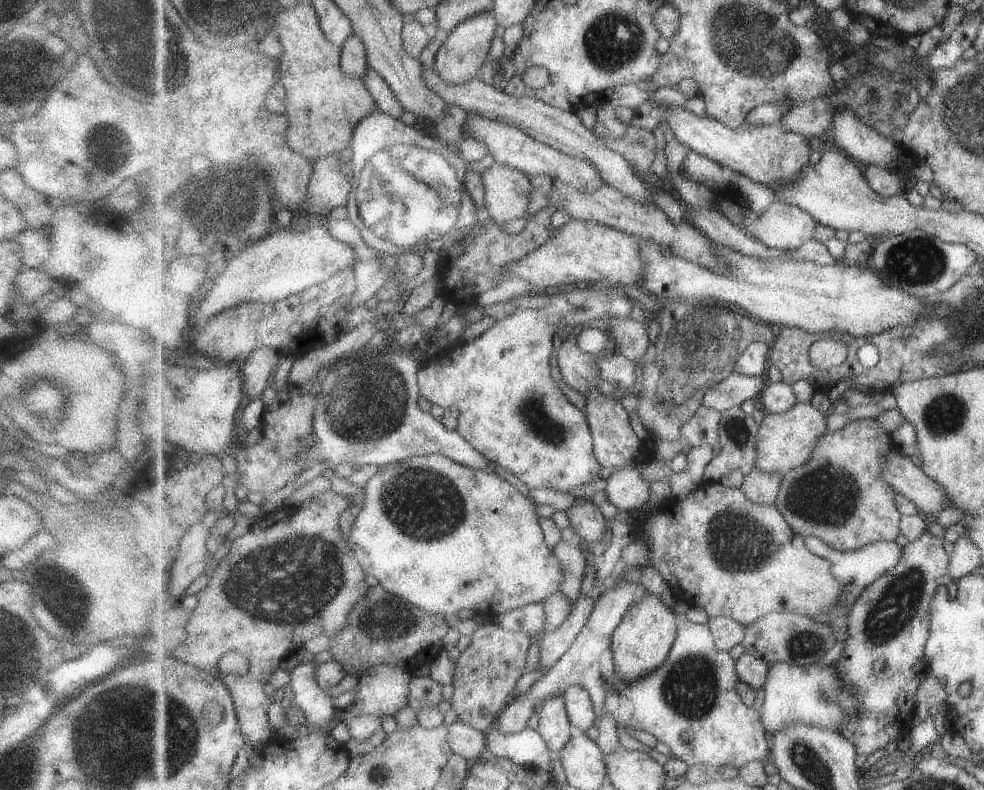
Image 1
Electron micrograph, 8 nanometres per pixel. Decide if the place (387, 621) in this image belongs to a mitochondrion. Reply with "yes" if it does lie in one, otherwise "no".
yes

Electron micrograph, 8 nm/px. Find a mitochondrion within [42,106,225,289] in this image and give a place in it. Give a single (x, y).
(107, 144)

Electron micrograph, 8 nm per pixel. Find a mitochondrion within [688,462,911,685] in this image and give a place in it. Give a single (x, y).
(829, 496)

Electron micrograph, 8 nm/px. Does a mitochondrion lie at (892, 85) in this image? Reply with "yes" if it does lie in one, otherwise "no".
no

